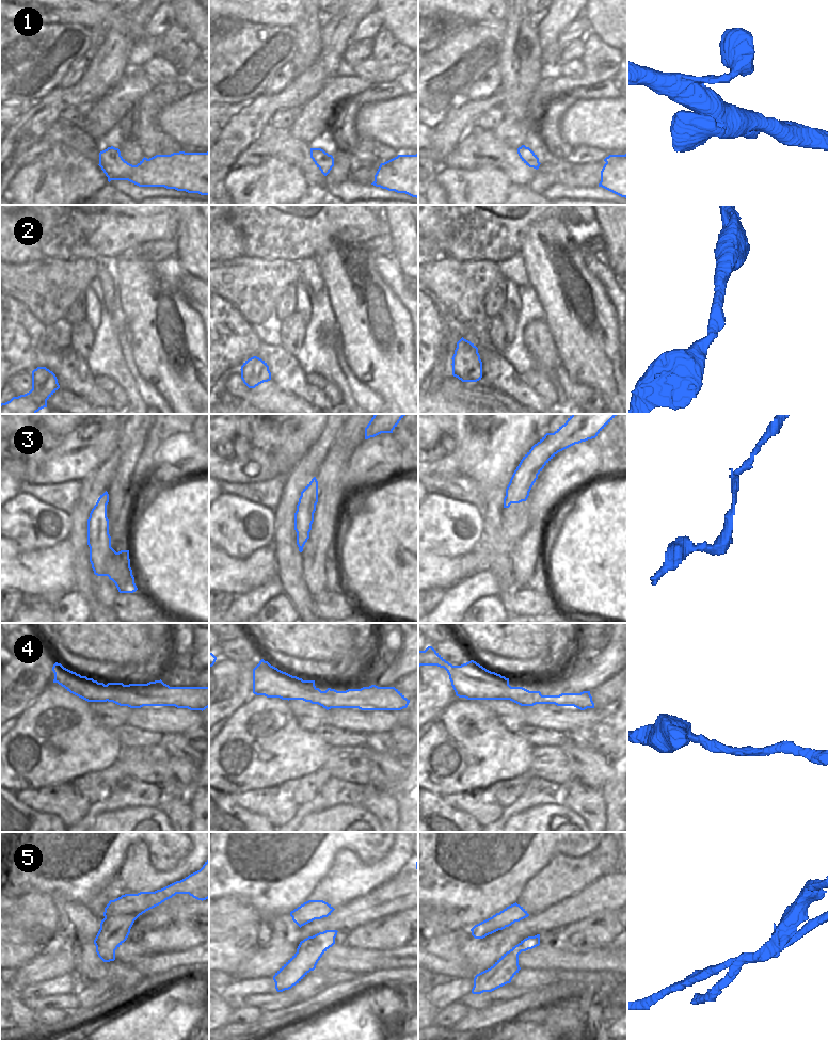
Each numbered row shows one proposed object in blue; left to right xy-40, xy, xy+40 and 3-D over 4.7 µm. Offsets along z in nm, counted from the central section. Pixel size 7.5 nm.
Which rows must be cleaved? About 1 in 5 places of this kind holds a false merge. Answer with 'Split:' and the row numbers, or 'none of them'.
Split: 5

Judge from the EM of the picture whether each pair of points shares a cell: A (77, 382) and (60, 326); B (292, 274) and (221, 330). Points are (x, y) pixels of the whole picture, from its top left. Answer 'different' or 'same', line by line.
A: different
B: different

